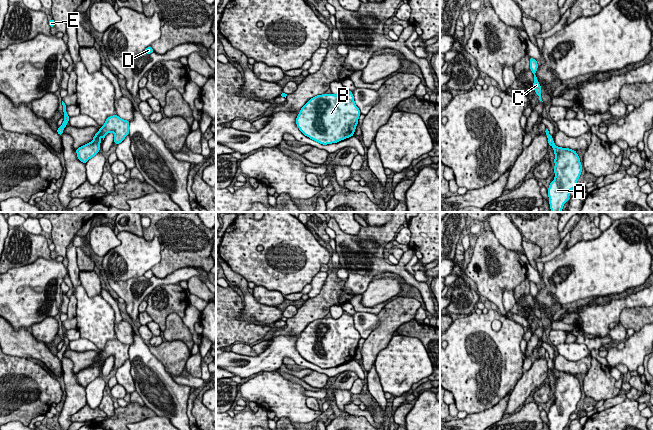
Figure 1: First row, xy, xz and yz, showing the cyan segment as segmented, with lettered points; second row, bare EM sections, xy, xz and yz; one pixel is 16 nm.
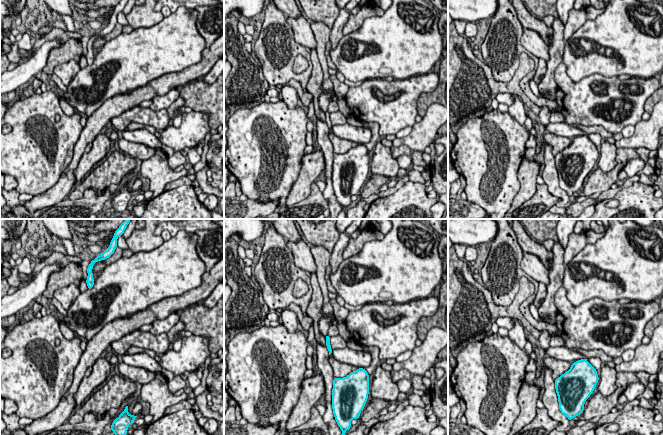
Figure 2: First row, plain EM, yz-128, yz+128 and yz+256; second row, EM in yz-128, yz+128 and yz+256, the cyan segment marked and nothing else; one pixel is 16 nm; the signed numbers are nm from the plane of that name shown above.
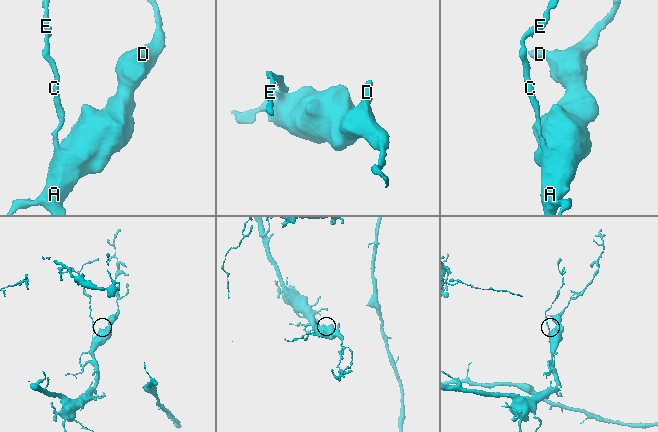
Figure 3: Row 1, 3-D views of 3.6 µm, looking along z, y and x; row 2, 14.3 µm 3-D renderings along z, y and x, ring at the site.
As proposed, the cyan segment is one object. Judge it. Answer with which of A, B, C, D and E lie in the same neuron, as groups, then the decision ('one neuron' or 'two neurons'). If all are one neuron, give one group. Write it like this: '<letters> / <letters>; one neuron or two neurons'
A B C D E; one neuron

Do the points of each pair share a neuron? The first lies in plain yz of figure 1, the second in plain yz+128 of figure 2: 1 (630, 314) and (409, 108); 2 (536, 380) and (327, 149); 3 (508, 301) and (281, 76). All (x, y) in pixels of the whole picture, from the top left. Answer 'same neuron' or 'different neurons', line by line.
1: different neurons
2: different neurons
3: different neurons

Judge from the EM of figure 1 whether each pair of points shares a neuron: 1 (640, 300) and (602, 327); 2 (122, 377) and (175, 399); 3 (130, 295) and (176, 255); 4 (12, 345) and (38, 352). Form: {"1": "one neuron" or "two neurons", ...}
{"1": "one neuron", "2": "two neurons", "3": "two neurons", "4": "one neuron"}

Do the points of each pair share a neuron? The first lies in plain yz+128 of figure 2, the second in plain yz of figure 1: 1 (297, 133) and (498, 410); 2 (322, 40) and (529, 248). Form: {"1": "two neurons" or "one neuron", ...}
{"1": "two neurons", "2": "one neuron"}

